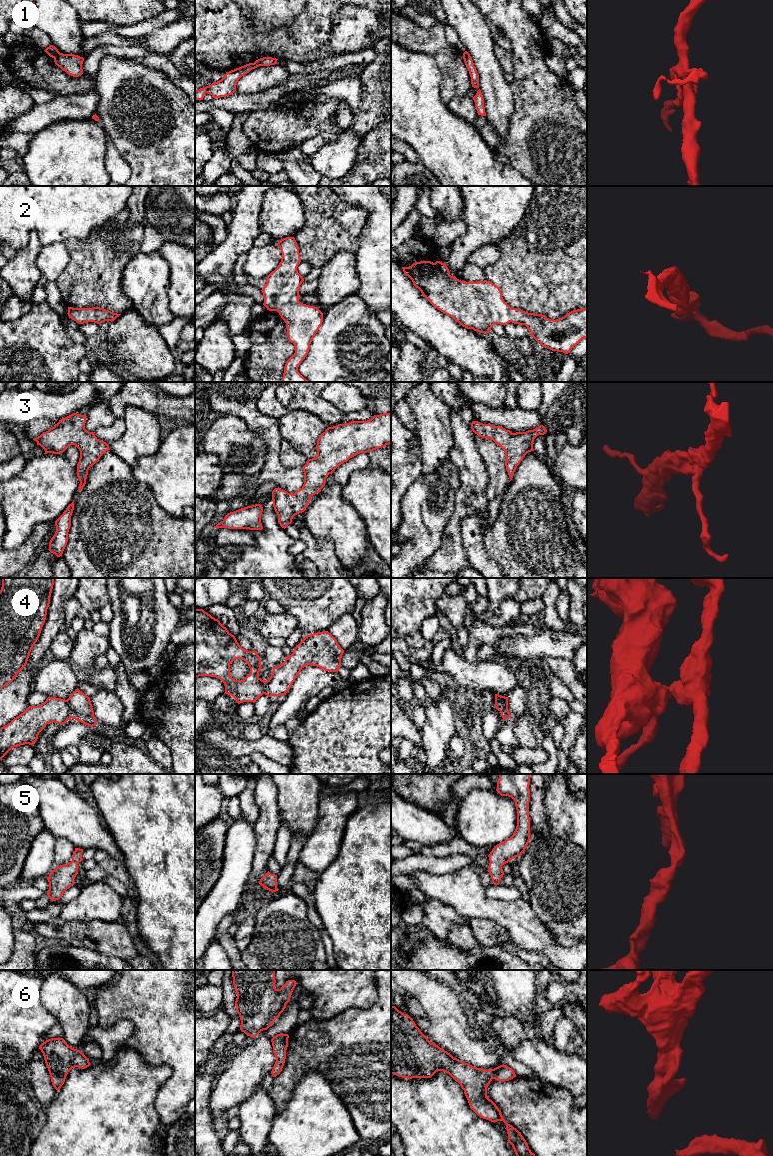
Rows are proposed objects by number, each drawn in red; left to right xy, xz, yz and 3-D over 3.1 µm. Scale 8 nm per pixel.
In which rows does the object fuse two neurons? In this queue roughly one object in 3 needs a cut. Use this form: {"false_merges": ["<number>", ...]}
{"false_merges": ["1", "4"]}

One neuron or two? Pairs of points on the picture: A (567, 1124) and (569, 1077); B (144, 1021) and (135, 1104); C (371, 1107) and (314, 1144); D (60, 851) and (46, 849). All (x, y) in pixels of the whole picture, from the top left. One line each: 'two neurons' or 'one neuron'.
A: two neurons
B: two neurons
C: two neurons
D: two neurons

